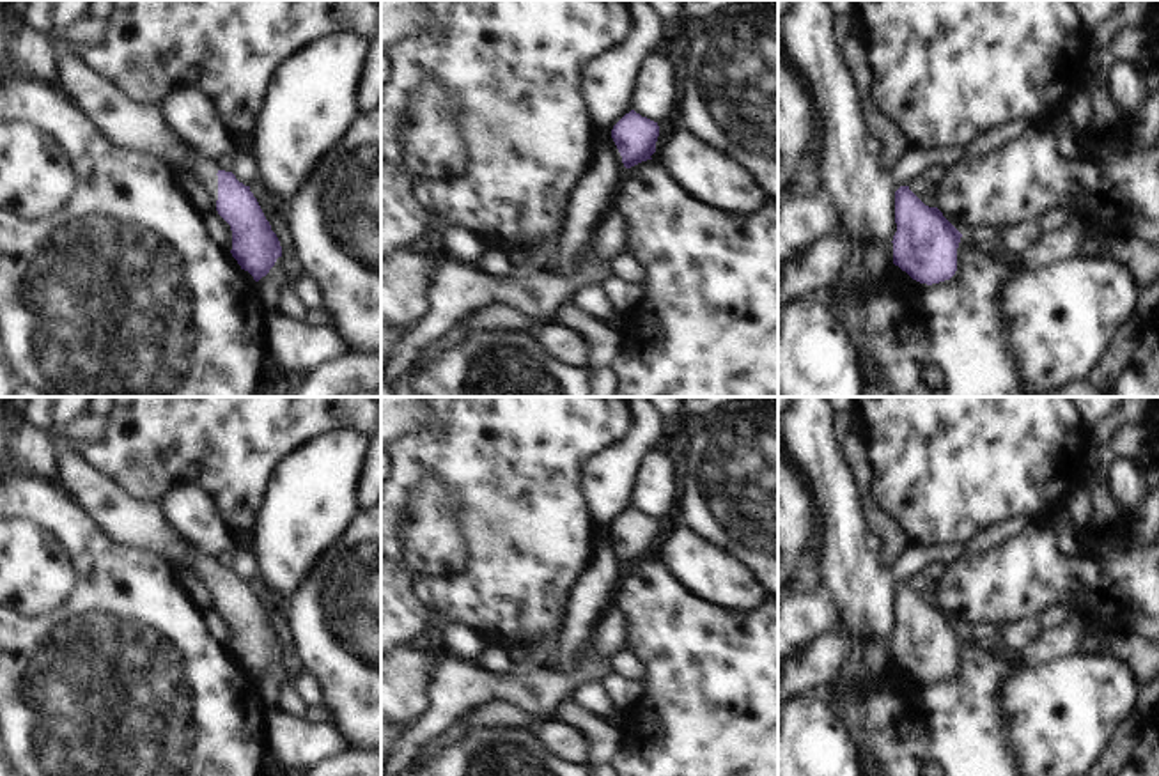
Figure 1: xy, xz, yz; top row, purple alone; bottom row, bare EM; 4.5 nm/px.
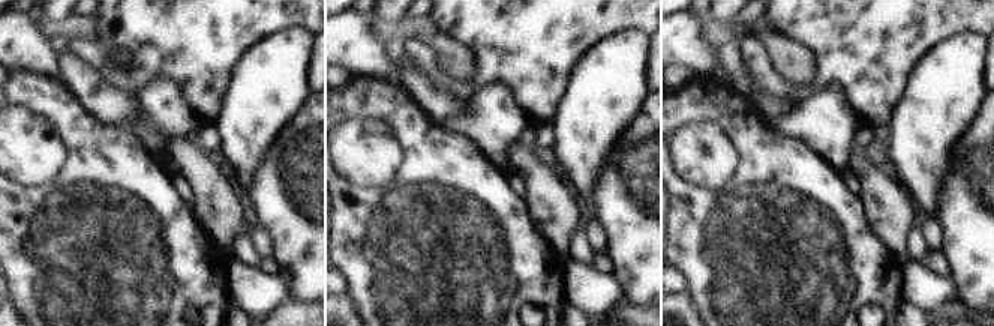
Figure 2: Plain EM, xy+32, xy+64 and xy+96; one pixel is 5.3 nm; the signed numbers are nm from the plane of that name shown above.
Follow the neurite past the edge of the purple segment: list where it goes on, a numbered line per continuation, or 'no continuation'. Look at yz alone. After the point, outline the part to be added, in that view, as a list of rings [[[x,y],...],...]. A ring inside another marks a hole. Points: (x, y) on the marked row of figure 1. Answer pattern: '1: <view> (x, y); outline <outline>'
no continuation

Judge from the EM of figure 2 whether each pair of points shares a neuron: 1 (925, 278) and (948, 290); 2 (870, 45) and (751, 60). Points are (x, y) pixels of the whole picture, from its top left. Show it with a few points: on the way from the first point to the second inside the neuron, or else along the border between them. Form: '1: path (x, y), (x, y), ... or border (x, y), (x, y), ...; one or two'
1: path (931, 284), (942, 290); one
2: path (840, 65), (813, 90), (786, 90), (781, 87); one

